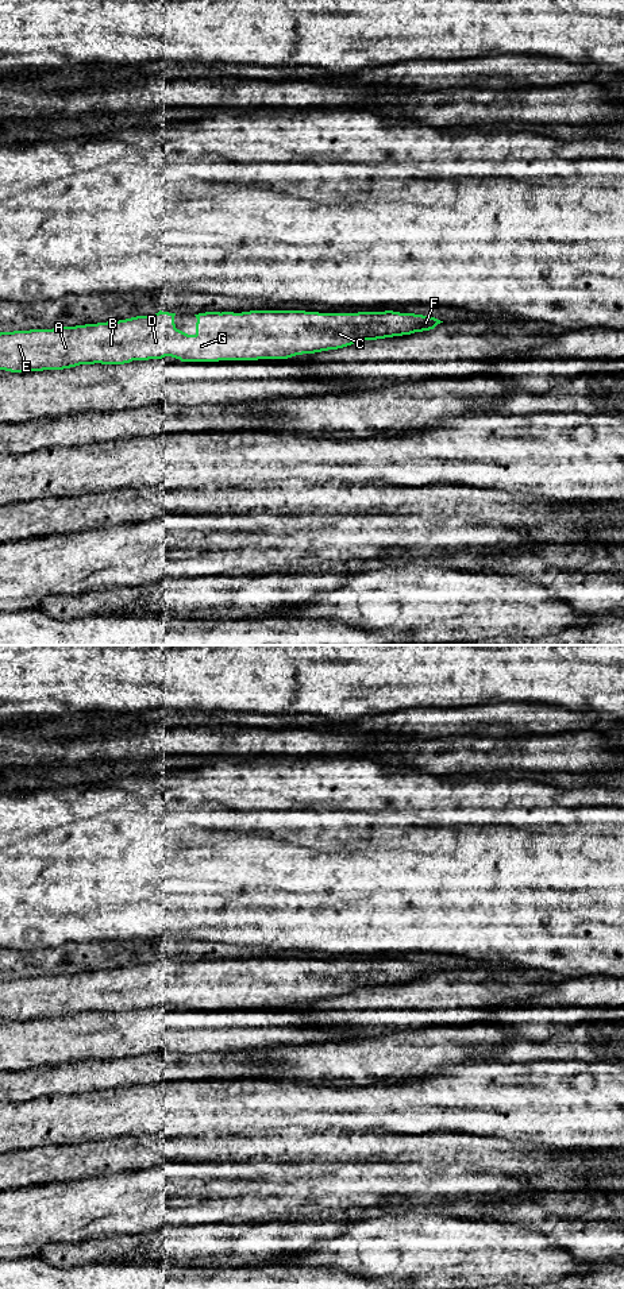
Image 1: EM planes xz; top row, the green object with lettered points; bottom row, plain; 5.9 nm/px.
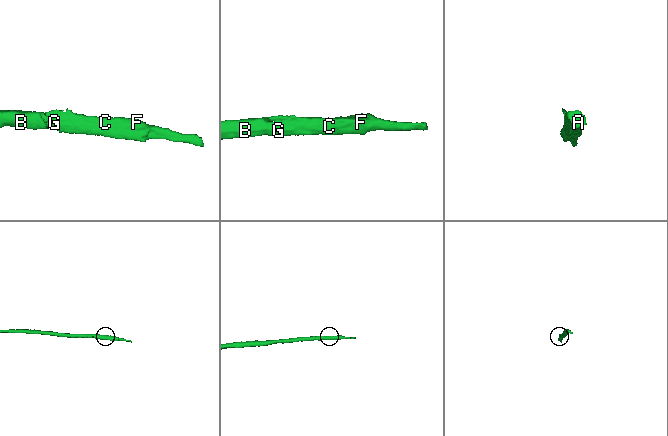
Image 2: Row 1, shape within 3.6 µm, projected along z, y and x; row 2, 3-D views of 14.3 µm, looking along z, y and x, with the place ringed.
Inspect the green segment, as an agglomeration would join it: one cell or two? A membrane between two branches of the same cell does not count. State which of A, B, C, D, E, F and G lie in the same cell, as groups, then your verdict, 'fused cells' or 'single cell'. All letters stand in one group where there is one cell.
groups A B C D E F G; single cell

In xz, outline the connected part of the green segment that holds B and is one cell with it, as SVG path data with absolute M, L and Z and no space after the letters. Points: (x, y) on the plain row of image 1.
M159 958L119 969L0 980L0 1018L31 1020L63 1018L80 1012L124 1012L132 1008L172 1004L181 1010L288 1007L351 993L359 988L377 988L434 977L443 970L435 965L385 960L319 961L305 958L205 960L194 962L196 981L176 976L176 961Z

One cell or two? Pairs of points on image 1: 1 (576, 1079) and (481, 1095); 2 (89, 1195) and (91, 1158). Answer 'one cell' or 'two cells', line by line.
1: one cell
2: two cells

